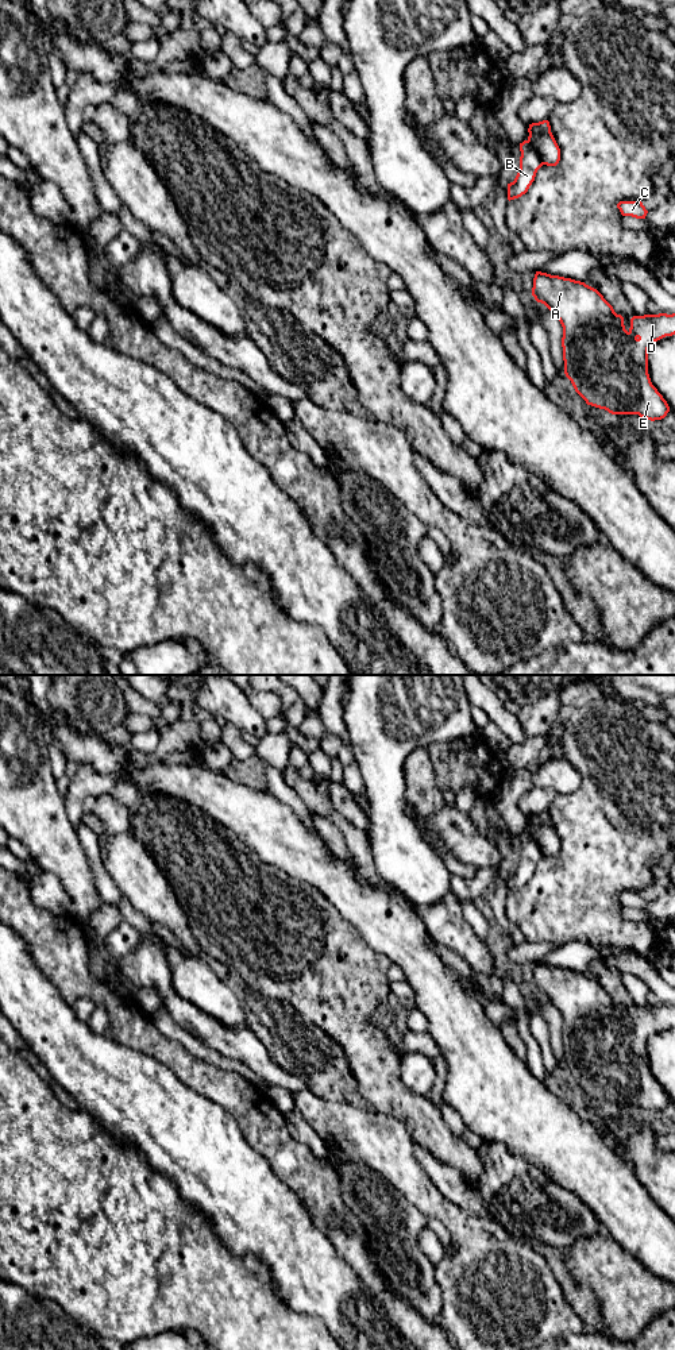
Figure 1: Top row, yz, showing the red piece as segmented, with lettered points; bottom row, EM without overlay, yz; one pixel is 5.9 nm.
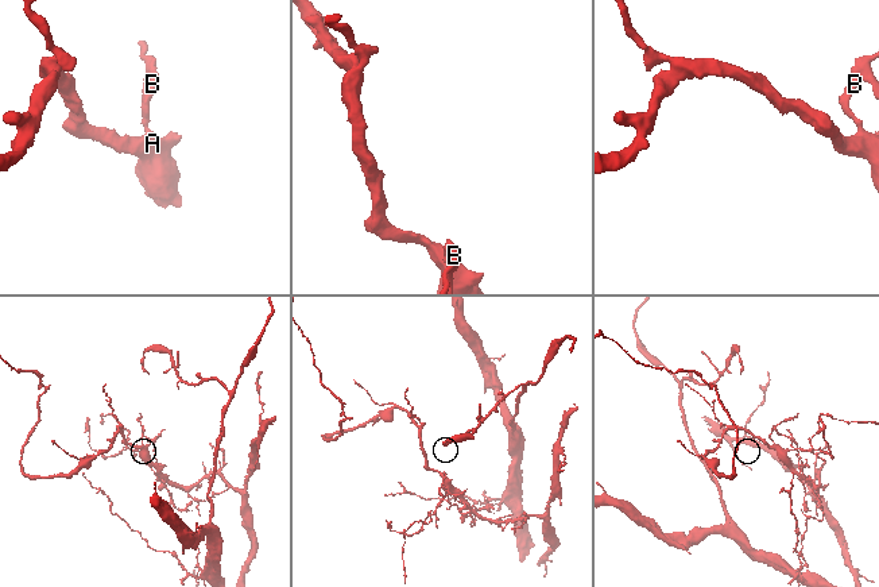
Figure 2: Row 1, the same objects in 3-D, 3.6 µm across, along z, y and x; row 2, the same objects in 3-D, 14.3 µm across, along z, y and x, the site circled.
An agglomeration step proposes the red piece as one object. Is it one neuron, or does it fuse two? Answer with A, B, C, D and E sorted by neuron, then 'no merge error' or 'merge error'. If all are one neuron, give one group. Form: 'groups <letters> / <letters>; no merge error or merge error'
groups A B D E / C; merge error

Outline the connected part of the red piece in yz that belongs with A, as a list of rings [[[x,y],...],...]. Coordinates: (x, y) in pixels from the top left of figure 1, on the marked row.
[[[536,271],[532,296],[544,304],[563,327],[564,374],[587,405],[612,414],[639,414],[662,420],[670,406],[648,374],[648,348],[652,343],[675,335],[675,313],[633,316],[626,331],[624,317],[594,288],[585,282]]]

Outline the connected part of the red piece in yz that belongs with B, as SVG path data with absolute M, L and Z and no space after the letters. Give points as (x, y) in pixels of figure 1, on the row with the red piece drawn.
M529 140L520 143L520 169L513 182L508 184L508 200L514 200L525 194L535 181L537 170L543 162Z

